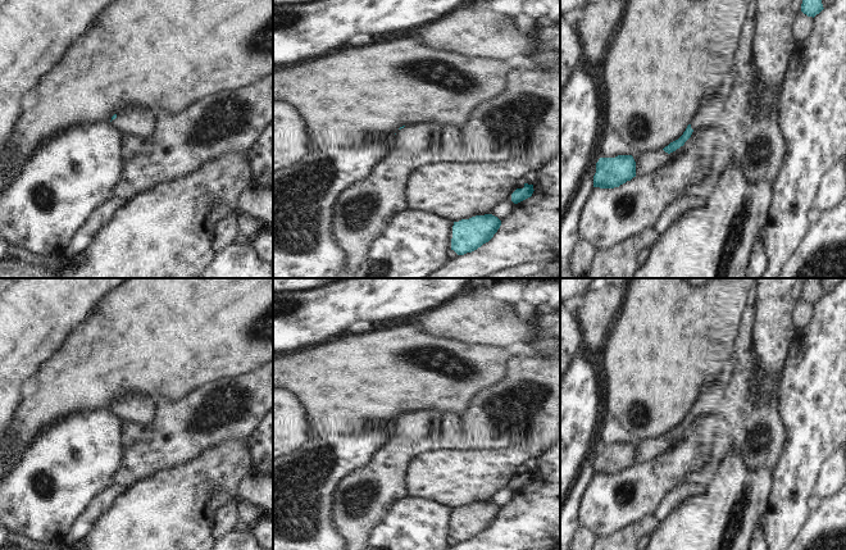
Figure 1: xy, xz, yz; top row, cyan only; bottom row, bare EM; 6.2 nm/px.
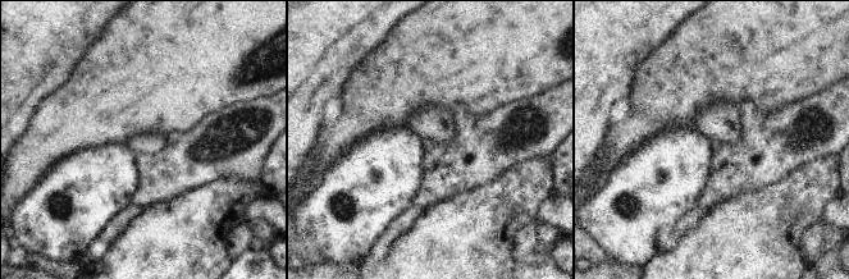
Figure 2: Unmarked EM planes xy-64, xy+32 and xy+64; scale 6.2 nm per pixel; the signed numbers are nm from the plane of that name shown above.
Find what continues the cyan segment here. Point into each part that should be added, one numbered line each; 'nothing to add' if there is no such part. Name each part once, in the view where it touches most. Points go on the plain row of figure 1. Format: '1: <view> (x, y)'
1: xy (142, 410)

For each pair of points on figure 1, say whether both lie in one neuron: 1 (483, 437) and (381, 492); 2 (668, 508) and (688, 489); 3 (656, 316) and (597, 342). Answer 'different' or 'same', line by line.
1: same
2: same
3: different

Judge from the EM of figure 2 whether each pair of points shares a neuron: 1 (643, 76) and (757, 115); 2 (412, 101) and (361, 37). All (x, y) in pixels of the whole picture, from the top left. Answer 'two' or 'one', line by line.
1: two
2: two

